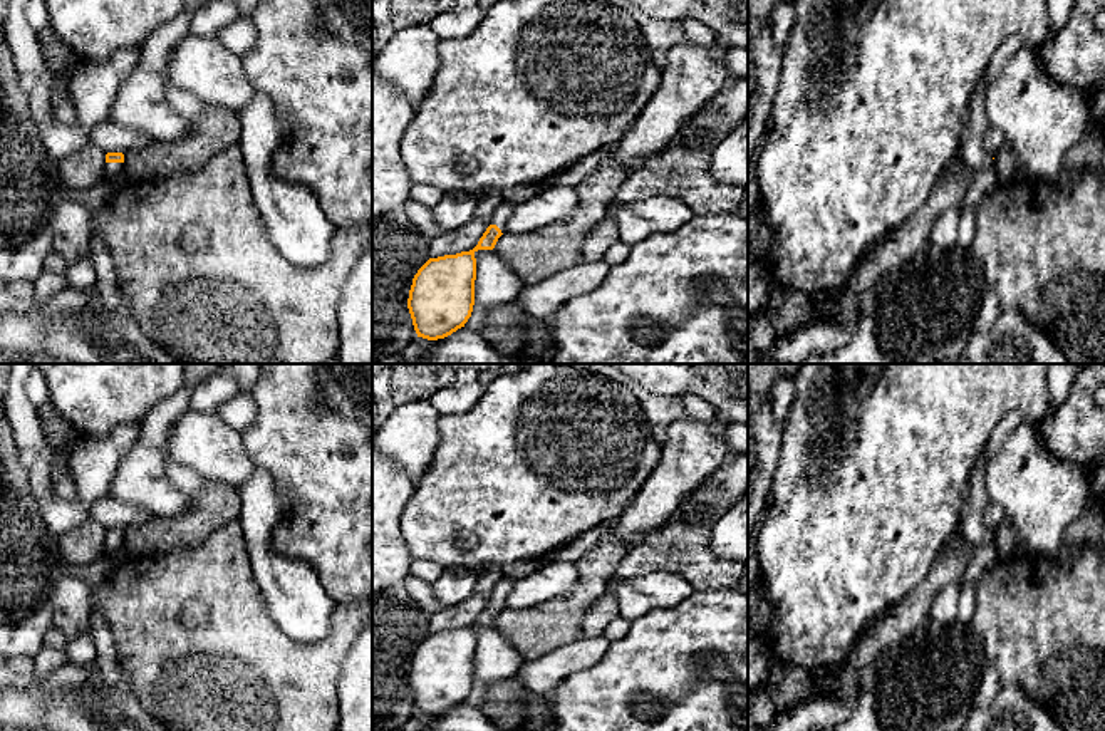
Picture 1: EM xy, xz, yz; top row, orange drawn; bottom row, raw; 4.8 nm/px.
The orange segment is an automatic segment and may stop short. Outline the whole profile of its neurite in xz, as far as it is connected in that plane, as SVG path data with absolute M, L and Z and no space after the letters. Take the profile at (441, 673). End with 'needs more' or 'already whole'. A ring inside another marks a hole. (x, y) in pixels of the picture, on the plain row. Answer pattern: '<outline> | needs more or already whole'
M501 577L473 625L429 634L418 645L407 674L418 713L438 716L464 702L475 681L475 629L495 624L498 614L506 609L506 599L515 582L510 577Z | needs more

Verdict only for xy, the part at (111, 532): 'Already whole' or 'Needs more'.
Needs more

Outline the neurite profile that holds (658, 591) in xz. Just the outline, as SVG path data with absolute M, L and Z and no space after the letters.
M657 568L629 580L609 580L609 588L619 605L619 614L629 622L652 610L664 610L682 604L693 592L691 582L682 575Z

